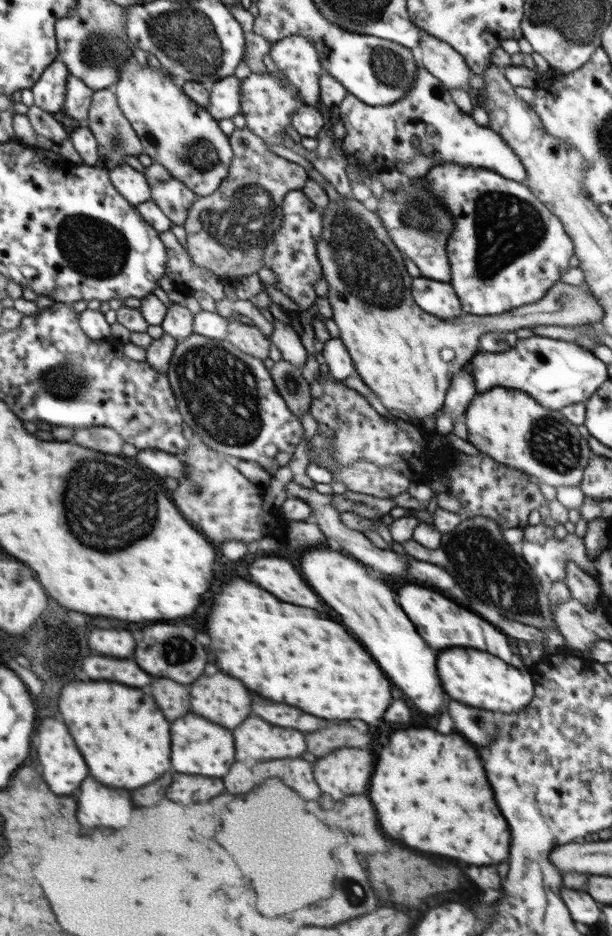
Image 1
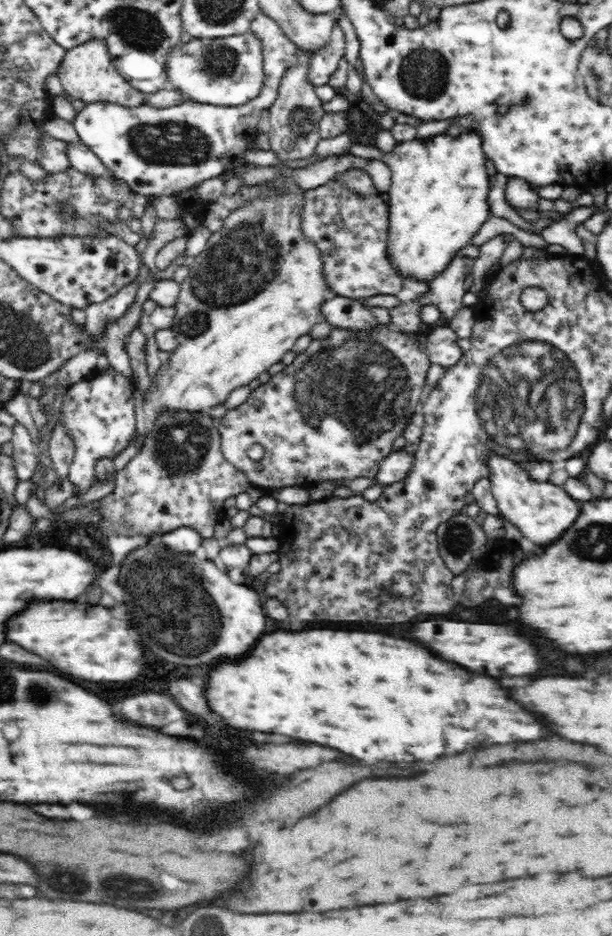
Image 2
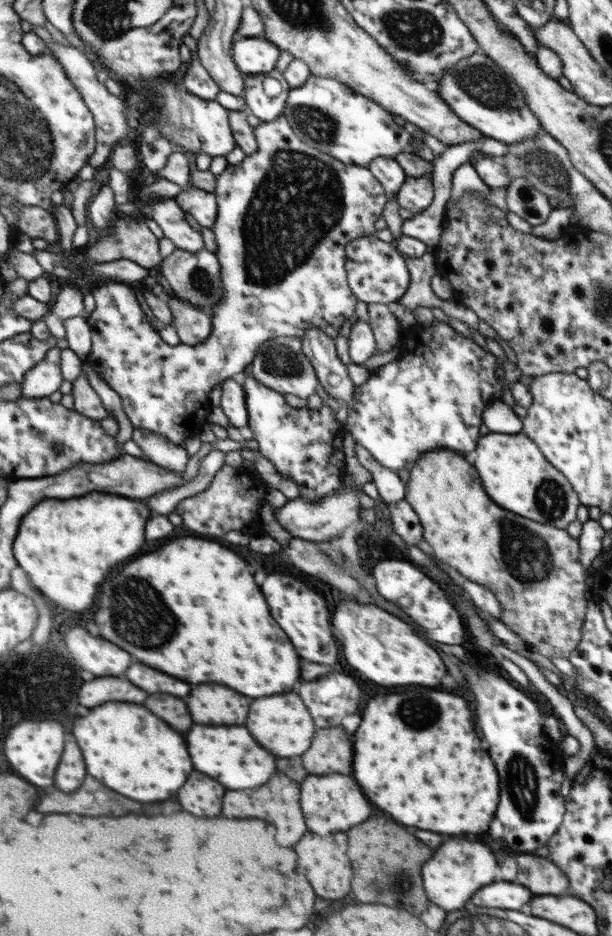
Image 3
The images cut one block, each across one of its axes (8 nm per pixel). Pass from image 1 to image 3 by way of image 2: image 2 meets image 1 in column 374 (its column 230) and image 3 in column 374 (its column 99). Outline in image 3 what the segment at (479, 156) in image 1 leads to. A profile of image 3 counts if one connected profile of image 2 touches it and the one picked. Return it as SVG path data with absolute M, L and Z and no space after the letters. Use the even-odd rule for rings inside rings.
M311 74L304 85L290 88L283 115L302 142L344 164L368 167L376 157L394 159L398 153L410 150L412 136L394 122L388 110L333 78Z

